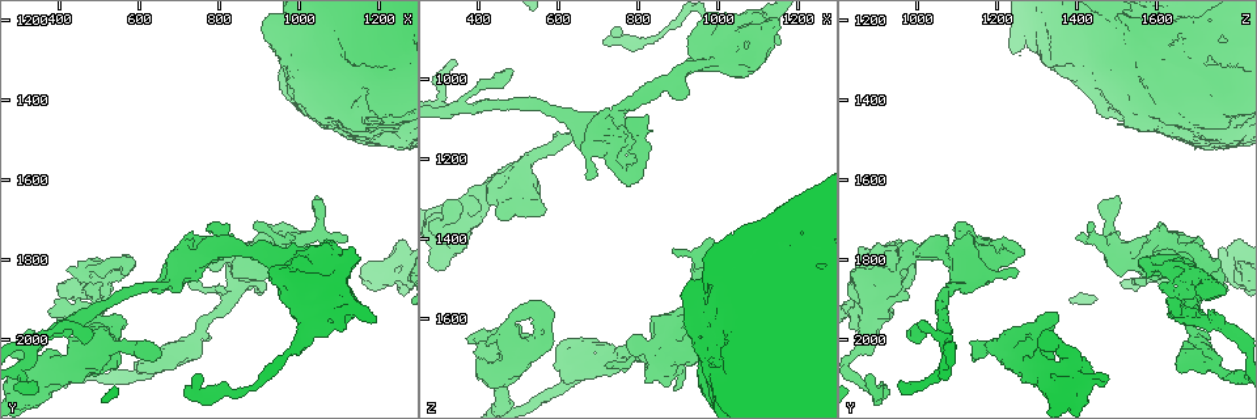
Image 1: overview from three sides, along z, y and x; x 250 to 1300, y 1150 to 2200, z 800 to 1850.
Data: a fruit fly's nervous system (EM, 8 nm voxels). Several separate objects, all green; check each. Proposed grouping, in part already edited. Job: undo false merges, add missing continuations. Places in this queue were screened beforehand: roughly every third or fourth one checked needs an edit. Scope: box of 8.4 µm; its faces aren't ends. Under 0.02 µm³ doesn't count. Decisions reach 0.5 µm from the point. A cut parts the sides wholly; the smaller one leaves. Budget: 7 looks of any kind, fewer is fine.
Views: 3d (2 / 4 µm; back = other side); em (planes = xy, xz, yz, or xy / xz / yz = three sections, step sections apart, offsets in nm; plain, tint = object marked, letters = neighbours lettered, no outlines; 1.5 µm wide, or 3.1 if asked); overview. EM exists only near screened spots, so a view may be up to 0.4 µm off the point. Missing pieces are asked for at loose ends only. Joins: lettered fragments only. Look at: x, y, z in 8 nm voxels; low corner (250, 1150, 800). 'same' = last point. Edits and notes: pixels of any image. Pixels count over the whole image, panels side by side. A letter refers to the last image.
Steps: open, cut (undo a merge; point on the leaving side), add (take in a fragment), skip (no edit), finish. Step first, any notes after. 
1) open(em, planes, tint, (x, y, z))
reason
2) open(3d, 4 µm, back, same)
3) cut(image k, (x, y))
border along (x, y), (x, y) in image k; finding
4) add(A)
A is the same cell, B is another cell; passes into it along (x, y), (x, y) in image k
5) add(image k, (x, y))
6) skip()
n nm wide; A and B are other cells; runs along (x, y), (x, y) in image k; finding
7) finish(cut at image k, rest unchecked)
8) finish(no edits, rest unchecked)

open(em, planes, letters, (340, 2130, 960))
tapers out

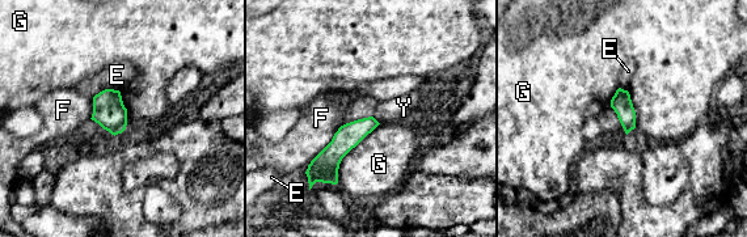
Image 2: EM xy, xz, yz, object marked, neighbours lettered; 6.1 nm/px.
skip()
120 nm wide; E, F, G and Y are other cells; runs along (374, 123), (355, 131), (311, 173) in image 2; none of them fits

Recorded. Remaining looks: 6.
open(em, yz, step 4, letters, (765, 2145, 895))

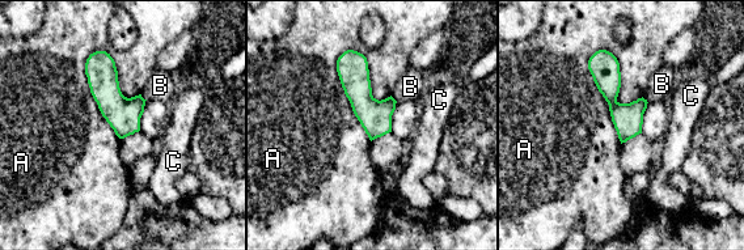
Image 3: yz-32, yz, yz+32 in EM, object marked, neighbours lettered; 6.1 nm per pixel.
skip()
A, B and C are other cells; runs along (600, 54), (624, 138) in image 3; one neuron here

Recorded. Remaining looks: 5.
open(3d, 2 µm, (415, 1895, 1630))
branch stops here

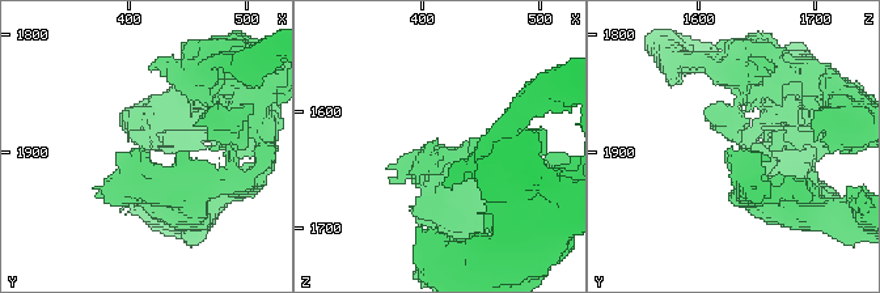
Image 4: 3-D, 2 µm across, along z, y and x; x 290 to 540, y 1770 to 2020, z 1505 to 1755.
open(em, planes, letters, (414, 1896, 1626))

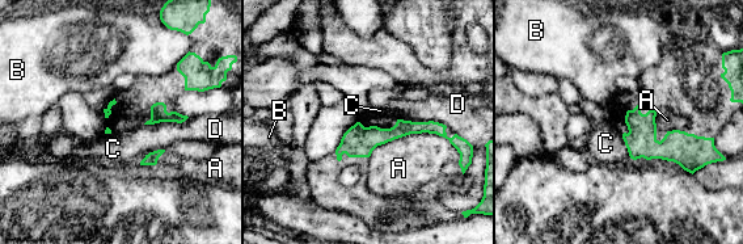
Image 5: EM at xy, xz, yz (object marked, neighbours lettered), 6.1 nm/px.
skip()
A, B, C and D are other cells; border along (160, 20), (174, 30) in image 5; no lettered fragment goes on from it

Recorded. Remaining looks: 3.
finish(no edits, rest unchecked)

